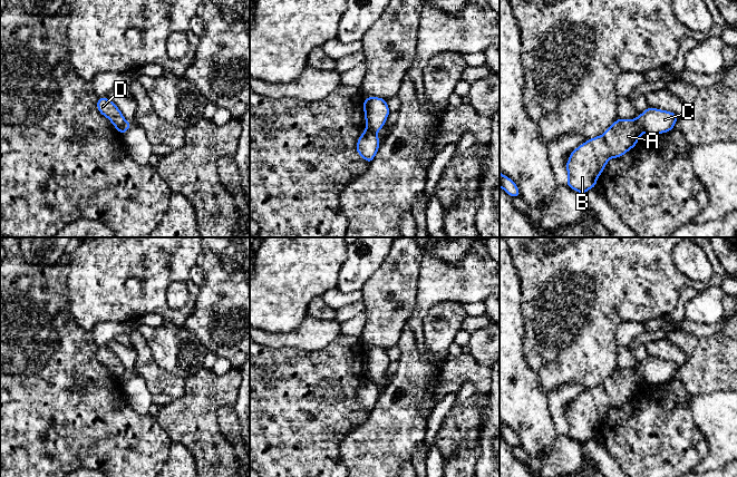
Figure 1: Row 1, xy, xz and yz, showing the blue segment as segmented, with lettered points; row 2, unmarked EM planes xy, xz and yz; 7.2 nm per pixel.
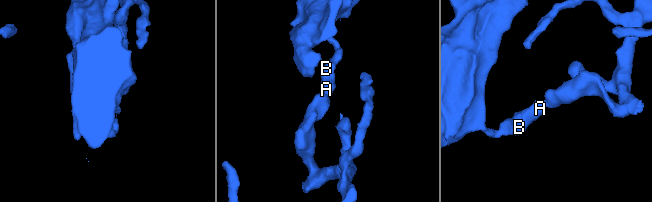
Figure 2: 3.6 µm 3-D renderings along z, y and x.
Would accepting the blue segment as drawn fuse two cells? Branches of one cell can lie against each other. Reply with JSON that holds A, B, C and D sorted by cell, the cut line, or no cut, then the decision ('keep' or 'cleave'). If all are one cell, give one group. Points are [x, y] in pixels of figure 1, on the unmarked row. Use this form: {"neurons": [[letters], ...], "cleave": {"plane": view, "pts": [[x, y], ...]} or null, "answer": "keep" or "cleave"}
{"neurons": [["A", "B"], ["C", "D"]], "cleave": {"plane": "yz", "pts": [[636, 368], [643, 381]]}, "answer": "cleave"}

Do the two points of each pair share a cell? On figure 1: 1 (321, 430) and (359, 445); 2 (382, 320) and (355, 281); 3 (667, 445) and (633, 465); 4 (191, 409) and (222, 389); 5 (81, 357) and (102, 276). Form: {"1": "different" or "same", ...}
{"1": "different", "2": "different", "3": "same", "4": "same", "5": "different"}

